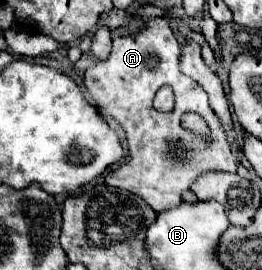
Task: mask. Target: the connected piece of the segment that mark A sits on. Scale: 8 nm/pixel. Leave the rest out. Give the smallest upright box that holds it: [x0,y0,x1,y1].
[84,17,236,211]

